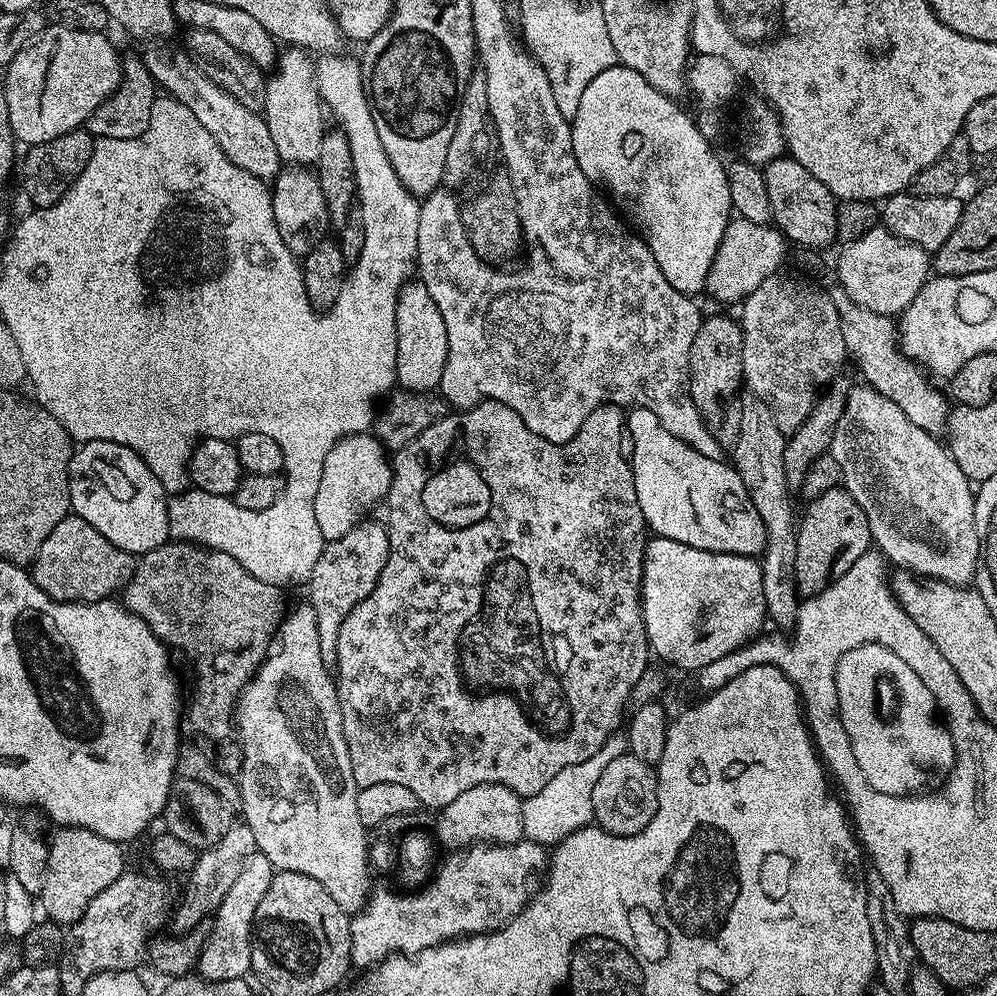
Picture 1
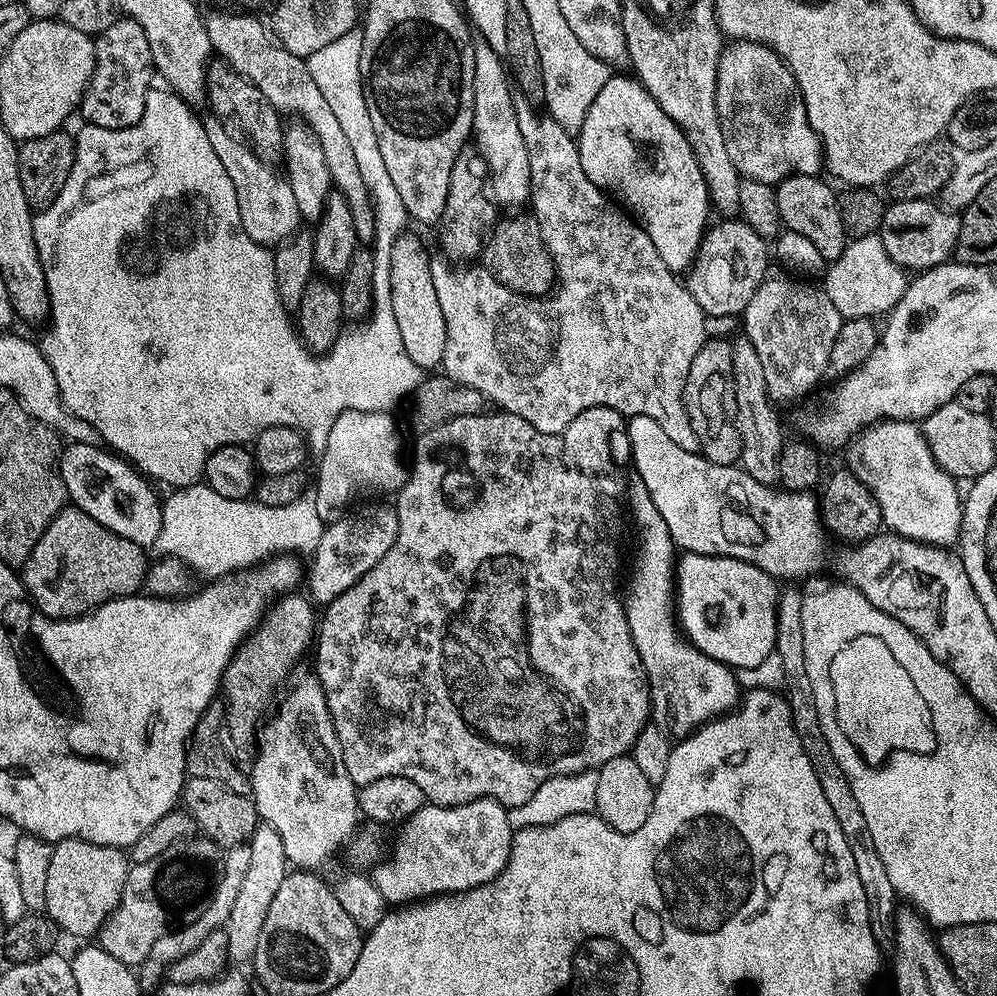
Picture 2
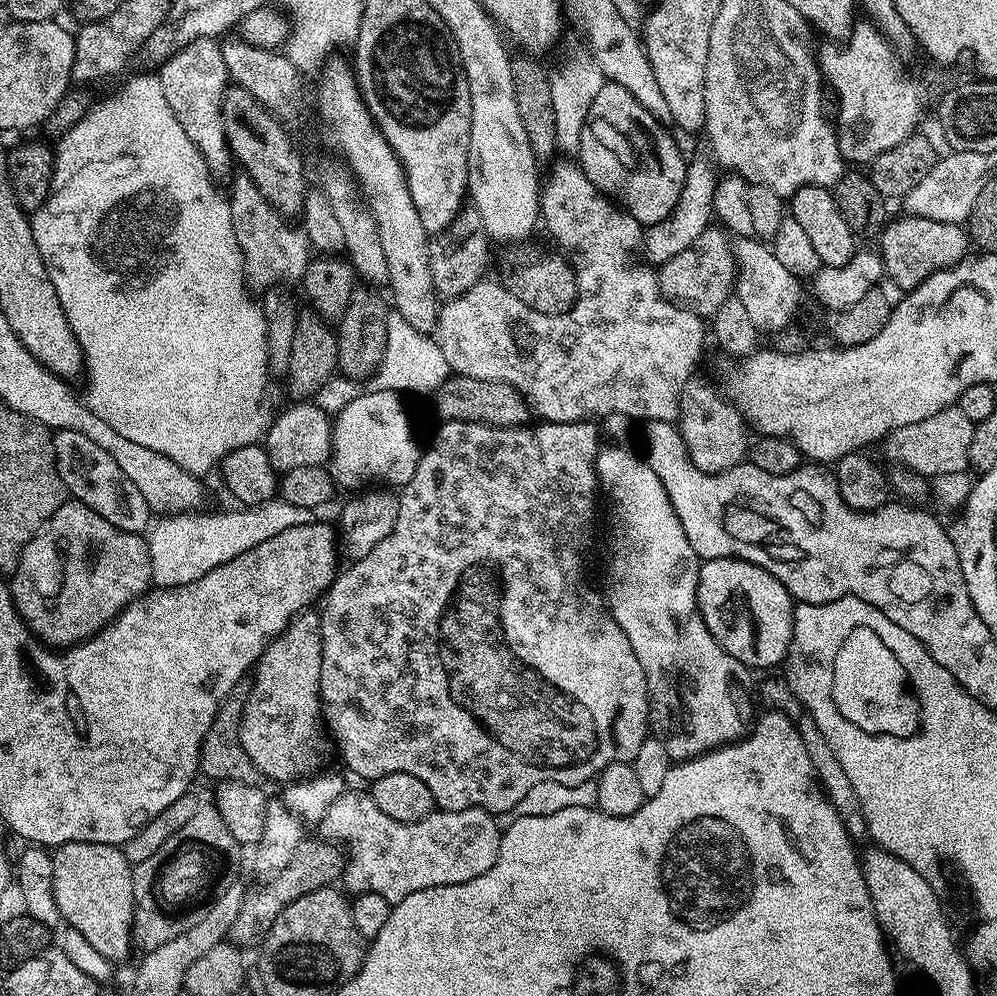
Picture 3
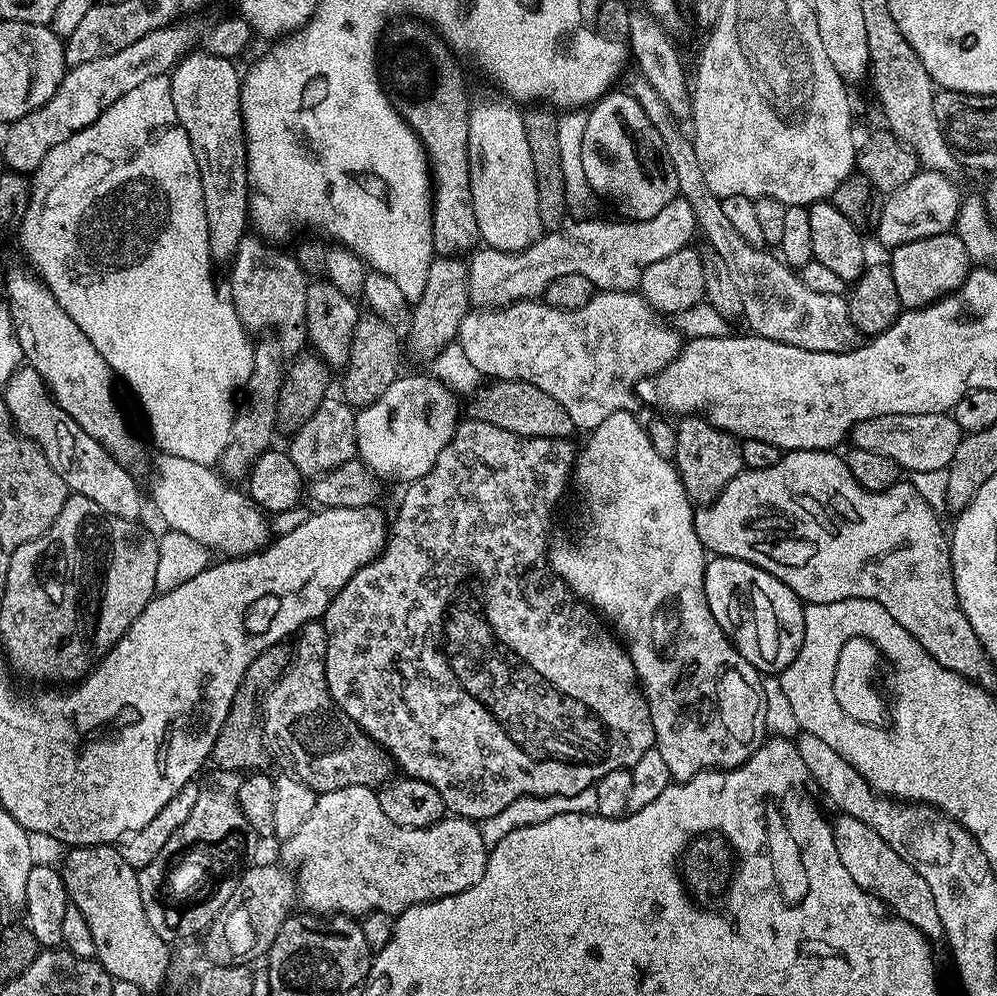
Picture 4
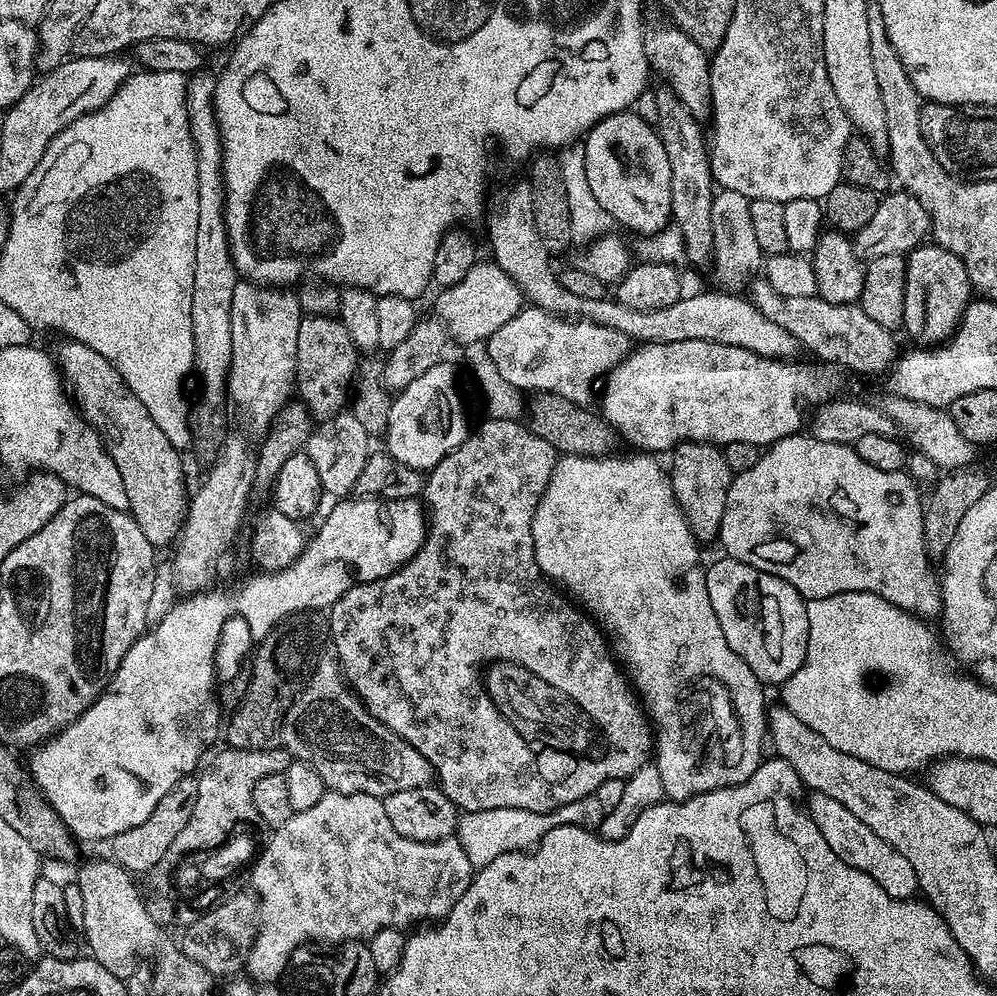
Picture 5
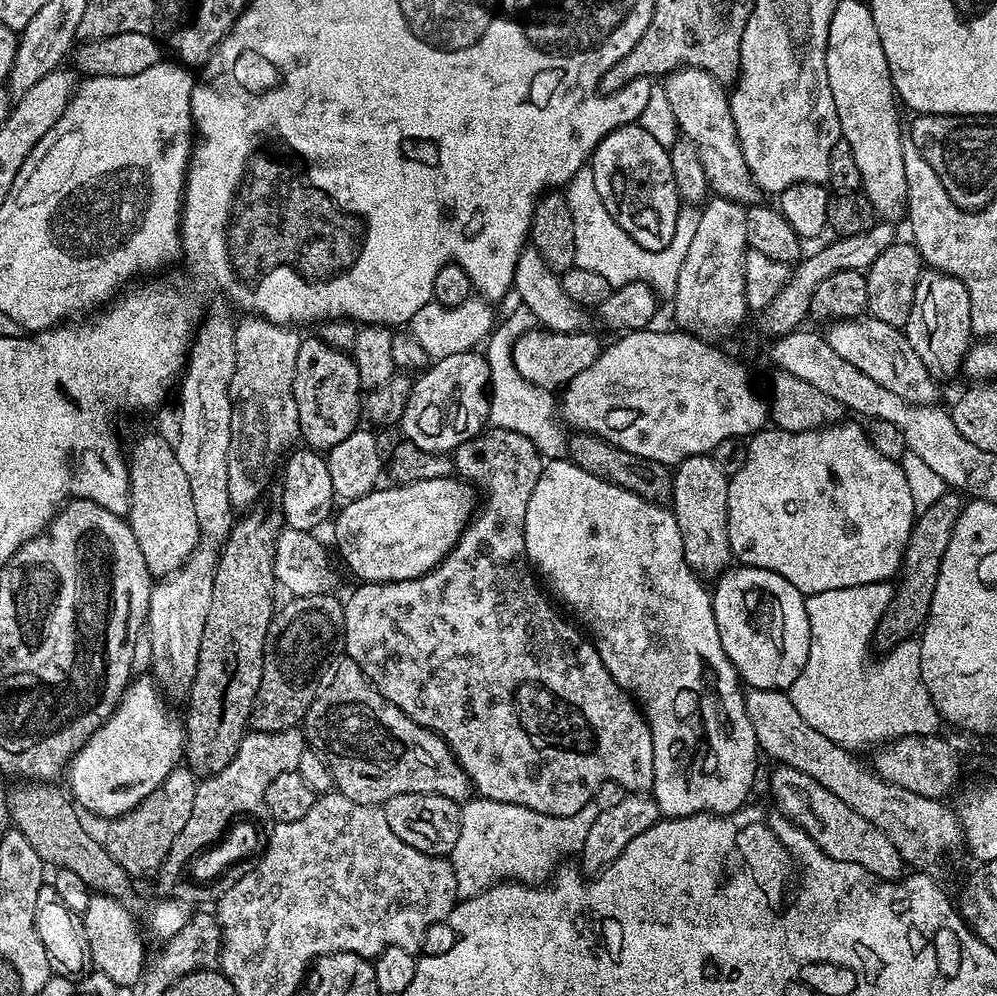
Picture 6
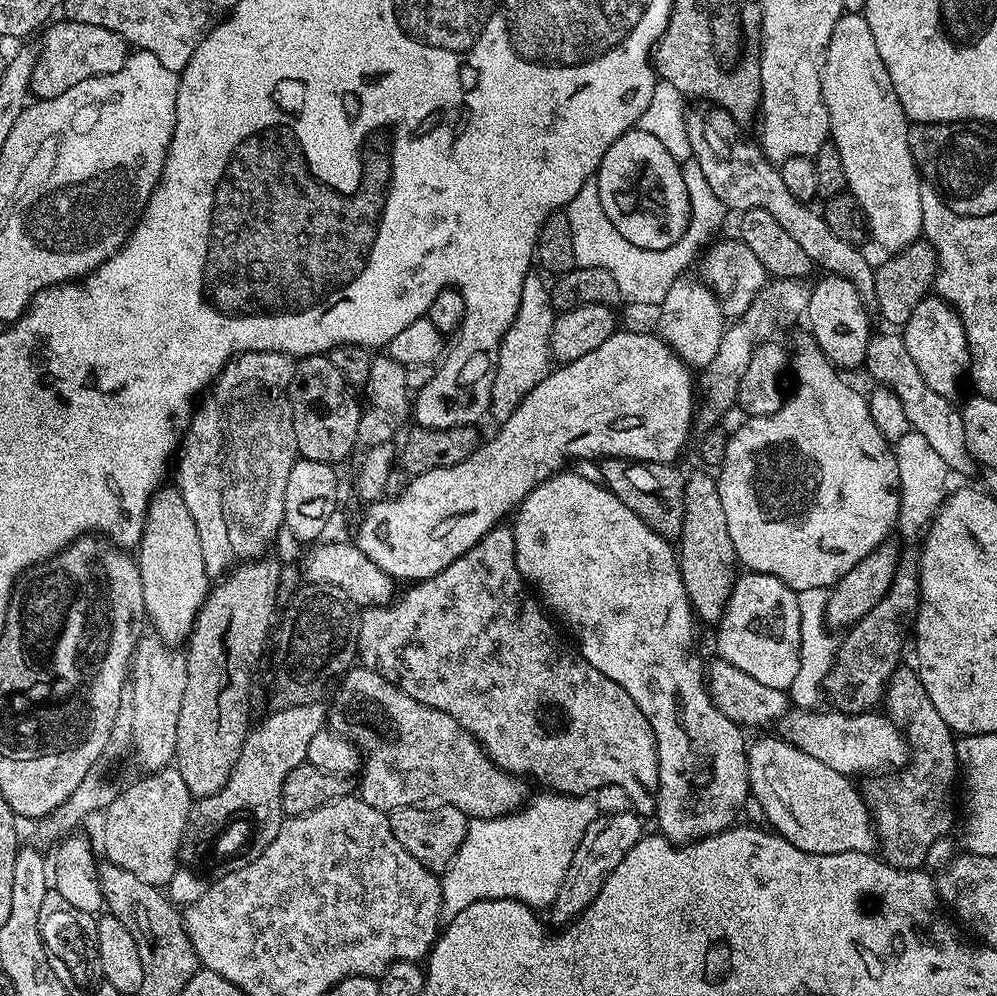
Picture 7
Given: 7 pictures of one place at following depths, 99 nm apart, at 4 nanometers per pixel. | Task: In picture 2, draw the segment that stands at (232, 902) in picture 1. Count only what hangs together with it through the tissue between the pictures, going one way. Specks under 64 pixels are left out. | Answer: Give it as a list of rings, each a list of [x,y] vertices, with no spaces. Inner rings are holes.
[[[261,823],[247,841],[250,850],[250,870],[246,870],[246,878],[238,890],[238,898],[234,901],[234,910],[230,910],[230,918],[226,925],[228,934],[228,958],[233,965],[244,966],[252,959],[258,946],[258,934],[262,930],[262,922],[266,922],[266,910],[270,910],[270,902],[274,902],[274,894],[278,894],[278,886],[282,886],[284,877],[290,871],[286,858],[286,850],[282,850],[282,838],[272,829],[271,824]]]

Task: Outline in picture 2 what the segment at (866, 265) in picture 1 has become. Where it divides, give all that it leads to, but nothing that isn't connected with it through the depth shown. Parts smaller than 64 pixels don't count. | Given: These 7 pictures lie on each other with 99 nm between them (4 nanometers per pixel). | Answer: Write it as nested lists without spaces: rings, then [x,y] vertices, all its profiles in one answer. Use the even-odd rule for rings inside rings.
[[[873,234],[849,239],[840,257],[827,265],[822,287],[845,320],[863,316],[880,318],[891,312],[900,301],[908,288],[909,279],[909,273],[896,264],[890,254],[886,254],[886,246],[882,246],[879,235]]]

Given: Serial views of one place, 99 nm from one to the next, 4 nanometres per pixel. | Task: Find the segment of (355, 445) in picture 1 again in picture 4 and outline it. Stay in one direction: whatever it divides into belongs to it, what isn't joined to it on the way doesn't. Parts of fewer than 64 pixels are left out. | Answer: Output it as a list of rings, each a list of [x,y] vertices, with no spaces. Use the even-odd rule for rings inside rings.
[[[428,374],[412,376],[409,380],[404,379],[397,378],[390,386],[390,390],[386,390],[386,394],[378,398],[378,402],[356,412],[356,451],[358,459],[373,474],[380,477],[381,481],[401,480],[401,485],[407,486],[413,480],[422,478],[422,474],[426,474],[426,470],[434,466],[438,454],[442,454],[444,447],[452,441],[456,425],[462,416],[462,408],[456,405],[457,393],[441,380]]]

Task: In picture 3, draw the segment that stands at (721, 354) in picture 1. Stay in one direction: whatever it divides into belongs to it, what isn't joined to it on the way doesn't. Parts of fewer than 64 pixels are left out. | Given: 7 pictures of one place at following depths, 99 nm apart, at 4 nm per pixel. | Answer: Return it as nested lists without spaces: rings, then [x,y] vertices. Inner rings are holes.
[[[696,374],[686,382],[686,386],[682,386],[680,395],[678,417],[680,443],[686,446],[690,454],[690,462],[694,462],[698,470],[706,473],[725,472],[745,463],[750,452],[749,429],[746,427],[744,415],[734,407],[717,385],[716,388],[712,384],[707,384],[700,374]]]

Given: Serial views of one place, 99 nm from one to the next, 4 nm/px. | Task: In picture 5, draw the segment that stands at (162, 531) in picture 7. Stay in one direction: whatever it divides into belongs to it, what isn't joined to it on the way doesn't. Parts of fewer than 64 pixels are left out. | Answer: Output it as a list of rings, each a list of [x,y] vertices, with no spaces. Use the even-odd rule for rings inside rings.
[[[65,339],[64,344],[60,344],[54,351],[54,359],[56,367],[60,370],[63,383],[70,389],[71,399],[76,405],[76,411],[84,417],[84,420],[93,430],[100,436],[100,441],[104,443],[104,449],[110,454],[110,458],[114,458],[114,466],[118,466],[118,474],[122,474],[122,486],[126,489],[126,498],[128,499],[127,511],[134,518],[134,522],[138,522],[138,527],[142,529],[142,534],[146,534],[146,542],[150,542],[153,546],[161,546],[160,544],[171,545],[173,541],[179,537],[186,519],[186,509],[190,503],[189,493],[184,493],[184,464],[180,461],[182,456],[181,449],[176,448],[170,438],[166,438],[166,434],[162,434],[162,429],[158,427],[158,422],[154,422],[154,418],[150,418],[150,410],[146,410],[146,406],[142,406],[142,401],[134,394],[134,390],[130,390],[130,386],[126,386],[126,382],[122,378],[122,374],[118,374],[116,367],[112,365],[102,354],[98,354],[98,350],[90,350],[90,346],[86,346],[81,340]]]

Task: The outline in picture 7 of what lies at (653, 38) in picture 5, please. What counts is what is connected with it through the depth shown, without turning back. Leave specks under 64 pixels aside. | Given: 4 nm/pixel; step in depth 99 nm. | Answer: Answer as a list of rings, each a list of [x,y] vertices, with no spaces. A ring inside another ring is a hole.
[[[700,102],[692,107],[687,109],[688,120],[686,122],[686,131],[689,134],[690,146],[692,147],[691,159],[700,167],[698,175],[706,178],[707,184],[710,185],[710,190],[714,190],[714,194],[718,194],[718,198],[724,204],[725,209],[732,210],[732,208],[736,208],[735,211],[737,213],[754,210],[755,208],[766,210],[766,214],[773,216],[795,238],[798,246],[802,246],[802,251],[806,253],[806,258],[813,260],[819,267],[821,264],[825,273],[841,276],[850,282],[854,282],[854,286],[865,304],[869,306],[875,305],[876,268],[860,253],[861,249],[850,242],[842,242],[842,238],[838,238],[838,234],[834,234],[834,230],[830,230],[830,226],[826,226],[823,215],[817,209],[815,212],[812,206],[796,200],[794,194],[790,194],[789,187],[782,180],[779,167],[764,155],[759,143],[752,141],[751,144],[740,133],[740,128],[742,128],[741,121],[733,118],[725,108],[717,108],[711,102]]]

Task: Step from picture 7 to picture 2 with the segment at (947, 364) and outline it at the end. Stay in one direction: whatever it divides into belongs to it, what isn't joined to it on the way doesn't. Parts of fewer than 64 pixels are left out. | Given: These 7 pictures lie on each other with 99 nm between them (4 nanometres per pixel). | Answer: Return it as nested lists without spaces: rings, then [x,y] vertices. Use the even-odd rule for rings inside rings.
[[[935,199],[898,200],[885,207],[878,235],[882,246],[886,246],[886,254],[890,254],[896,264],[919,274],[953,259],[959,229],[960,216],[941,206]]]

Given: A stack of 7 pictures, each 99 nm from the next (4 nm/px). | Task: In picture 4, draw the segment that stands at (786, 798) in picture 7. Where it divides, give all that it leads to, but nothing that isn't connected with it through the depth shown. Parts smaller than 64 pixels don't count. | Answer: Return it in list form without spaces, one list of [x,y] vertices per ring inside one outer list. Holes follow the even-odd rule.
[[[840,814],[834,820],[832,833],[834,834],[834,846],[838,846],[838,858],[842,858],[842,866],[850,870],[850,878],[862,886],[870,894],[874,894],[888,908],[892,915],[910,922],[928,937],[929,941],[936,942],[943,937],[942,918],[938,918],[938,910],[934,907],[934,897],[930,895],[930,886],[926,886],[926,881],[910,862],[898,858],[866,822],[858,822],[858,818]]]

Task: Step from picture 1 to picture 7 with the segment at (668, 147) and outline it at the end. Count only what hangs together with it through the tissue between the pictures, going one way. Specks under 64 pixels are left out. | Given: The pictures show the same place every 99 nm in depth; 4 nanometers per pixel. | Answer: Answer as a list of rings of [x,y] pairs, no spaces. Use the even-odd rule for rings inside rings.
[[[638,127],[622,133],[612,143],[594,179],[602,210],[622,238],[635,240],[646,250],[666,250],[678,243],[692,216],[690,184],[684,181],[683,170],[654,135]]]

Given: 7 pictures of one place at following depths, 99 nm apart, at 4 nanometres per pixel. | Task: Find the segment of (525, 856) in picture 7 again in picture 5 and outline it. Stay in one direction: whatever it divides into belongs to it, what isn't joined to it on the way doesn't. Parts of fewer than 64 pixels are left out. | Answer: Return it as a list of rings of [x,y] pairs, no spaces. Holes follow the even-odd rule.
[[[595,794],[570,802],[555,812],[535,812],[521,808],[465,812],[458,820],[458,839],[462,850],[466,850],[466,858],[470,858],[473,869],[479,870],[494,862],[498,854],[526,852],[535,848],[543,836],[550,834],[550,830],[558,826],[582,824],[589,830],[595,829],[604,819],[604,813]]]

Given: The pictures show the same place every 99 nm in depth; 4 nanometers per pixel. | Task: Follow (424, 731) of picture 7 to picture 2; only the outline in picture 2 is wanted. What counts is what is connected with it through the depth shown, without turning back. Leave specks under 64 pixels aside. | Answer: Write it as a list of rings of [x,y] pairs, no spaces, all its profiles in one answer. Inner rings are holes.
[[[285,594],[269,607],[268,611],[264,613],[263,620],[260,621],[260,627],[236,649],[236,653],[224,671],[222,700],[224,696],[225,702],[228,703],[228,736],[232,739],[233,746],[240,752],[250,751],[249,753],[251,753],[257,747],[258,729],[262,724],[260,712],[266,711],[265,713],[267,713],[269,711],[270,705],[273,703],[272,688],[278,687],[295,670],[296,663],[307,652],[309,655],[318,635],[317,609],[307,595],[296,595],[300,594]]]

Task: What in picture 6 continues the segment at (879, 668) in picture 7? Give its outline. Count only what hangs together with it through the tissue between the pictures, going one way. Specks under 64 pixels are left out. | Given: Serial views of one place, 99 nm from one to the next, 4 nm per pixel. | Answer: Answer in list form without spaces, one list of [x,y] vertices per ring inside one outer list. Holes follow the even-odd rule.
[[[948,490],[928,510],[919,513],[916,521],[912,523],[904,559],[900,562],[898,579],[894,584],[892,601],[876,628],[876,636],[884,639],[885,645],[891,646],[900,643],[901,640],[915,637],[923,629],[930,610],[934,586],[938,582],[938,570],[942,566],[946,546],[950,544],[950,534],[964,506],[965,501],[961,493]]]

